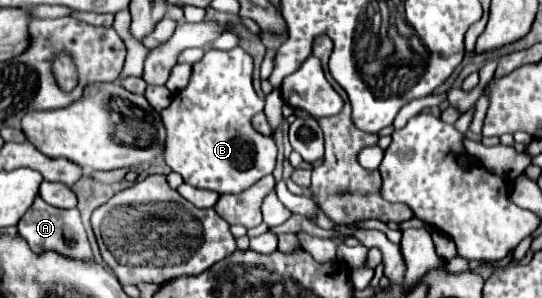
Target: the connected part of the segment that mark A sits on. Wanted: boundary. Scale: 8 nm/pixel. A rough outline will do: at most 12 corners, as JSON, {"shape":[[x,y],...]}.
{"shape":[[40,197],[18,221],[34,253],[92,259],[78,209]]}

